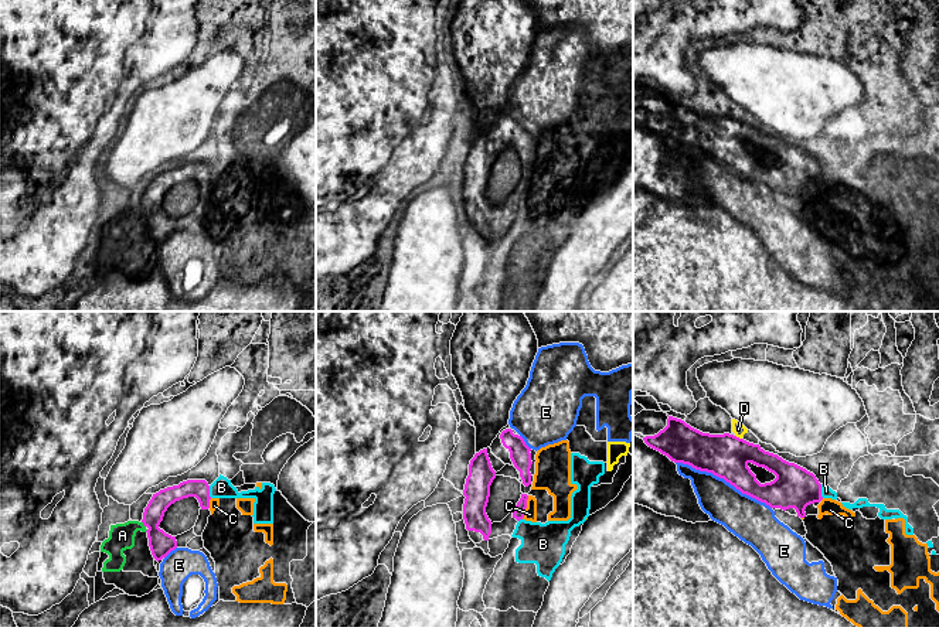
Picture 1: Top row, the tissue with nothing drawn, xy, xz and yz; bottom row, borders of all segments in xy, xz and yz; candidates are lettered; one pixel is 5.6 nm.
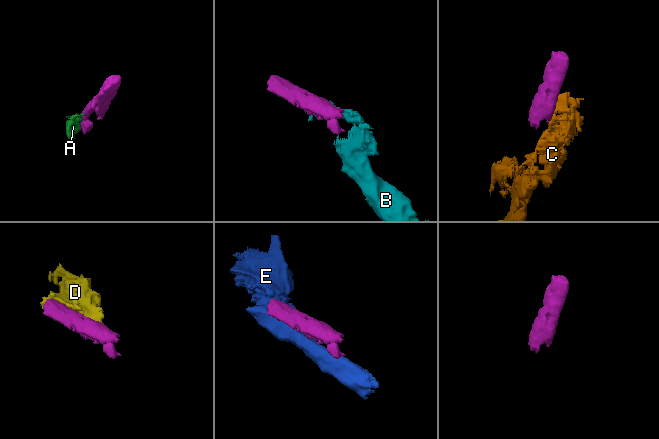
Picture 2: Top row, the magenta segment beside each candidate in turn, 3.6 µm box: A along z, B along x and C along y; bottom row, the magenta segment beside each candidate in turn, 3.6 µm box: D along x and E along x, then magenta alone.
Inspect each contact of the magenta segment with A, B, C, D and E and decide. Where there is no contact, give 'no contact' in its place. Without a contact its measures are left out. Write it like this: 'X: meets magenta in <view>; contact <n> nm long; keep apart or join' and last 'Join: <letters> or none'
A: meets magenta in xy; contact 40 nm long; keep apart
B: meets magenta in yz; contact 80 nm long; keep apart
C: meets magenta in xz; contact 140 nm long; keep apart
D: meets magenta in yz; contact 50 nm long; keep apart
E: meets magenta in yz; contact 600 nm long; keep apart
Join: none

